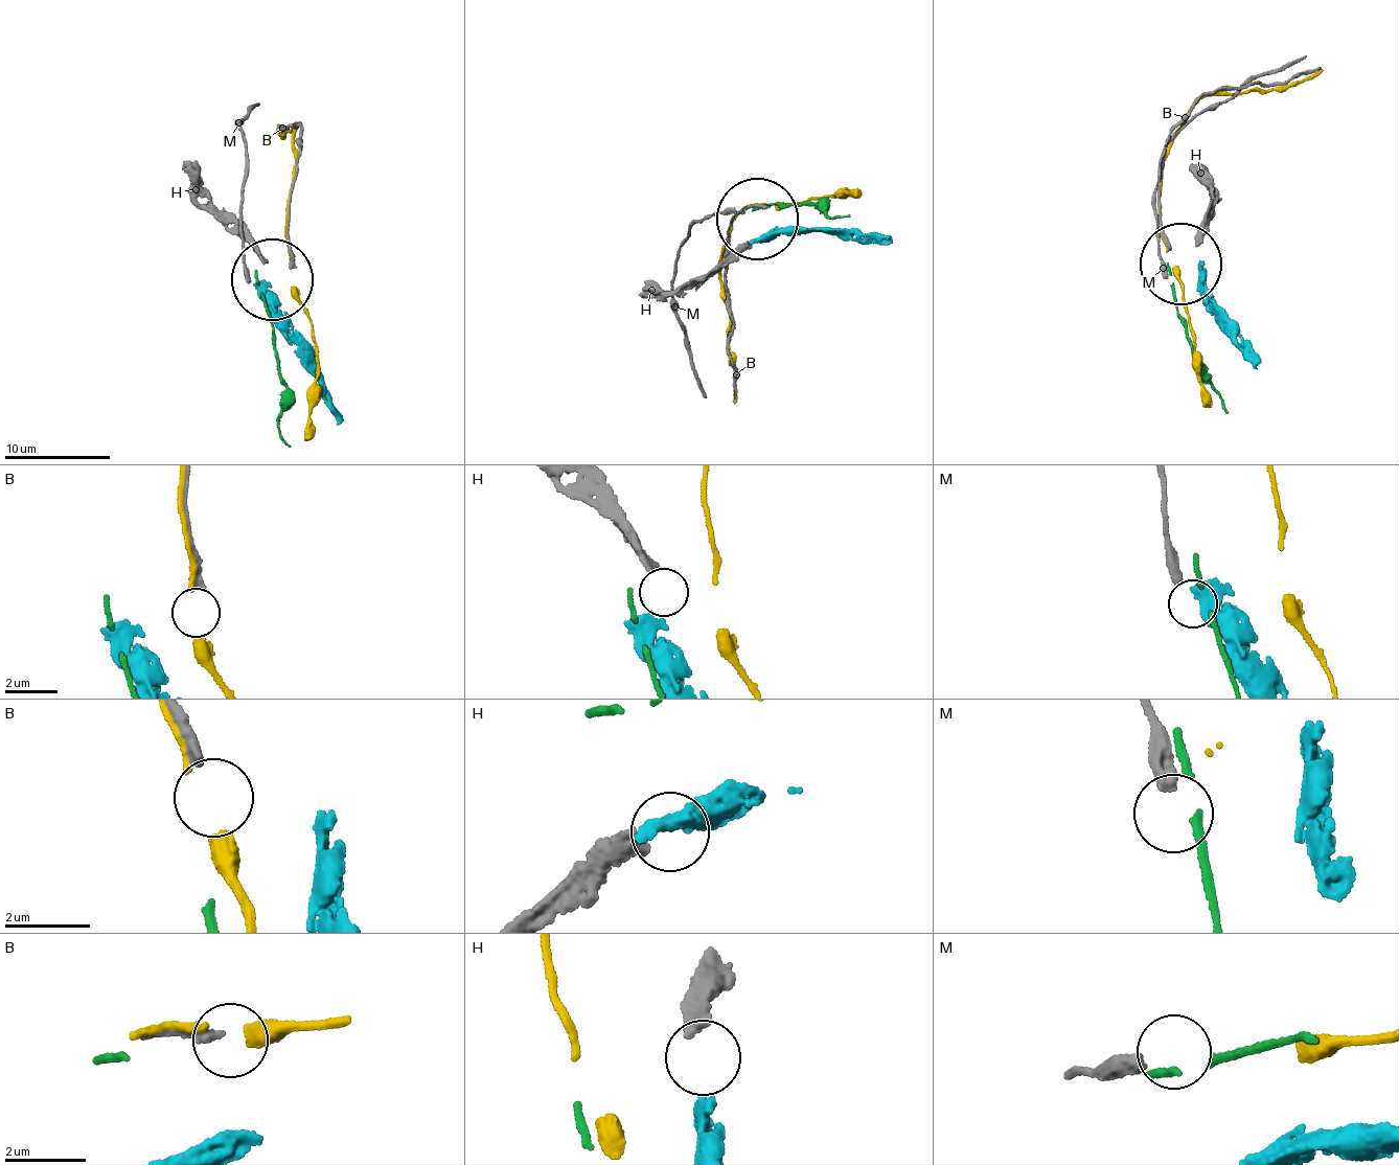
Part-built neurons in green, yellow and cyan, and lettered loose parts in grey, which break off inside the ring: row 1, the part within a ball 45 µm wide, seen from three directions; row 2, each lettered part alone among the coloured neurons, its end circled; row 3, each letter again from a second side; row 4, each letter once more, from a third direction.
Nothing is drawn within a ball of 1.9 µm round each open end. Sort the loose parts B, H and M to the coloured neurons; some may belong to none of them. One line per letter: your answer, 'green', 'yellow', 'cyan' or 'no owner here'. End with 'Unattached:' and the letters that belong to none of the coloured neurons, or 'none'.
B: no owner here
H: no owner here
M: no owner here
Unattached: B, H, M

